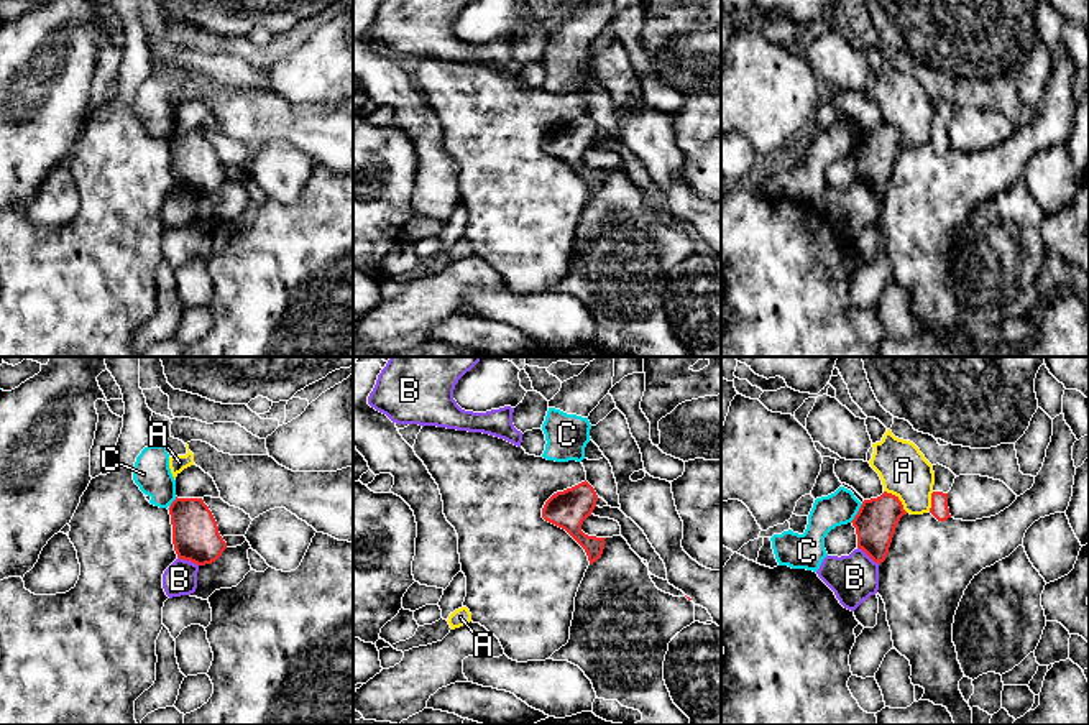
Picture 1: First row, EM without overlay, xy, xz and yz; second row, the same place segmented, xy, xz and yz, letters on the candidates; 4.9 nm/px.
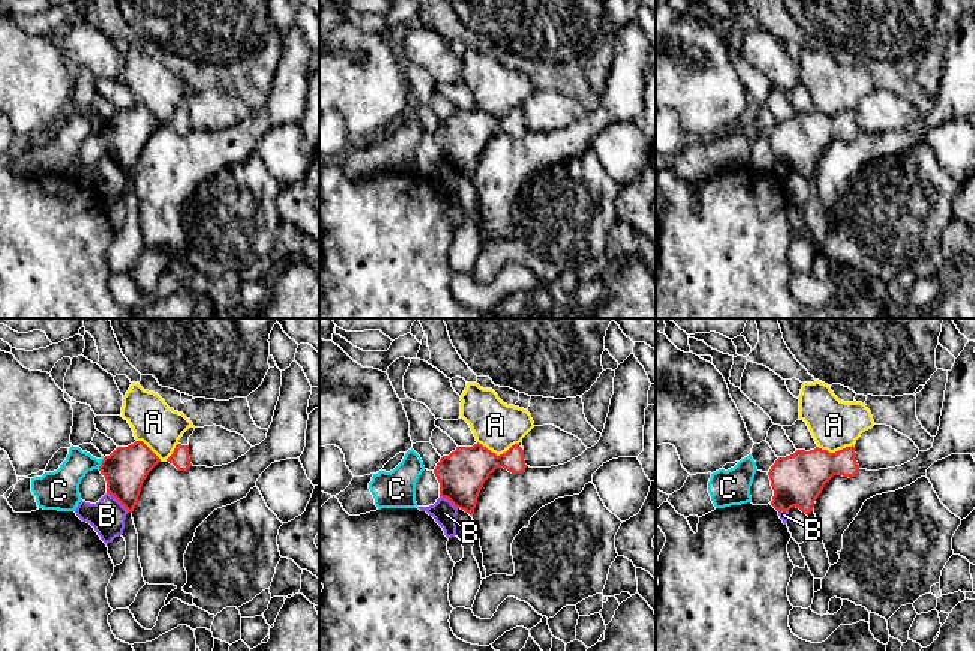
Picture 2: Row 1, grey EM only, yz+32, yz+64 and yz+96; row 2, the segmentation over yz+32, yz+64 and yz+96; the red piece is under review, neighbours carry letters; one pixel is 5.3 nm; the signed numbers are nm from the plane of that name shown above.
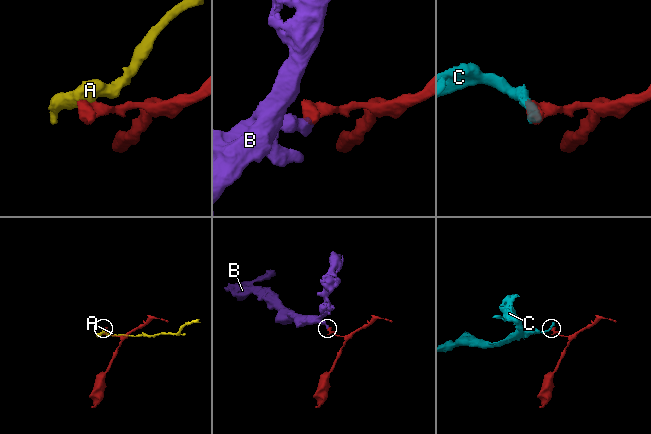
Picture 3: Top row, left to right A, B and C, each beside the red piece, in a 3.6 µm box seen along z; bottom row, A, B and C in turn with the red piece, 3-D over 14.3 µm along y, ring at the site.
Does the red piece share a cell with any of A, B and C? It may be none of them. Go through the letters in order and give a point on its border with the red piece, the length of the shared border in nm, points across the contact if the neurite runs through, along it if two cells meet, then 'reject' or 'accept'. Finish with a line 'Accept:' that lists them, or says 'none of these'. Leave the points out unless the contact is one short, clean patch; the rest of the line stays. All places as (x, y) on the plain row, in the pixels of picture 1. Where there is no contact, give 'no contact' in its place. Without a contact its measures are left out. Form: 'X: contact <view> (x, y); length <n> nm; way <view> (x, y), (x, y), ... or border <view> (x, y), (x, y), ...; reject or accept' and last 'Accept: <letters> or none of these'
A: contact yz (897, 130); length 160 nm; border yz (884, 122), (891, 124), (907, 143); reject
B: contact xy (188, 191); length 120 nm; border xy (178, 188), (197, 198); reject
C: contact yz (858, 145); length 120 nm; border yz (863, 135), (850, 153); reject
Accept: none of these

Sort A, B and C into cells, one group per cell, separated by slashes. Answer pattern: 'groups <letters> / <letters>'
groups A / B / C

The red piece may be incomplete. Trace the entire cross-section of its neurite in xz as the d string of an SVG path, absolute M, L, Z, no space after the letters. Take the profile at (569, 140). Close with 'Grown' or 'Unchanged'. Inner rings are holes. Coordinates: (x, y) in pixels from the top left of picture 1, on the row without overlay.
M585 112L572 120L557 123L542 140L542 150L565 161L585 181L590 196L601 189L606 171L588 168L581 163L581 156L591 148L596 133L595 120Z. Unchanged

